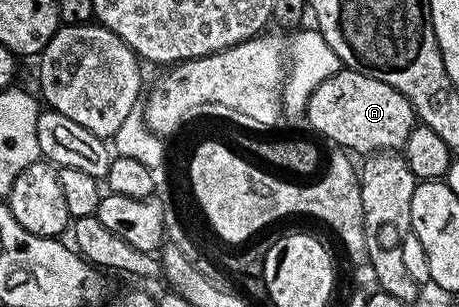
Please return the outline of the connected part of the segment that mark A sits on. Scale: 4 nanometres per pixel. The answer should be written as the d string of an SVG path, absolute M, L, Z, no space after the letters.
M339 69L339 72L328 74L317 85L317 89L309 97L305 108L307 123L319 135L335 142L334 146L346 149L348 152L363 151L362 153L395 153L407 143L407 138L412 129L417 126L415 110L409 100L393 85L385 85L385 81L377 81L360 71Z

